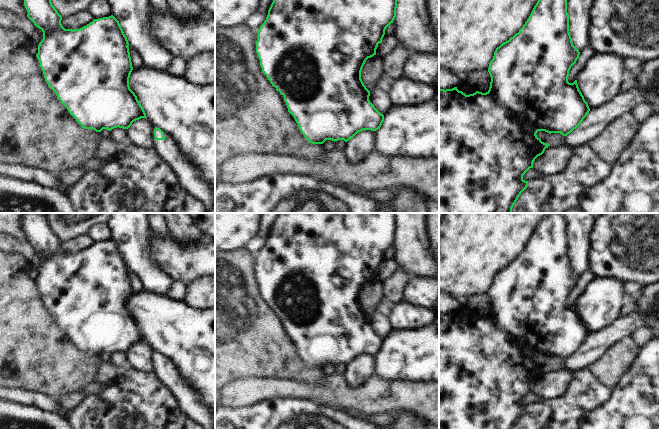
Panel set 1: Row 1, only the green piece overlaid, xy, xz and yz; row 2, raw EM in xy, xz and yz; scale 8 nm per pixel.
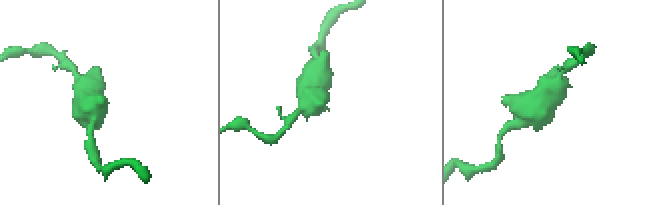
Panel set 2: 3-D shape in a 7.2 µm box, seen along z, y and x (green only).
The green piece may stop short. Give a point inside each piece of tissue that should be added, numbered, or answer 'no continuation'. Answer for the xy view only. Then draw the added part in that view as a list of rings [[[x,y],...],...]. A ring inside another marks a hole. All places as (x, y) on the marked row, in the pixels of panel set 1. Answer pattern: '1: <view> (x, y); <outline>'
1: xy (190, 175); [[[171,135],[164,136],[164,140],[156,141],[155,147],[175,169],[183,186],[211,210],[215,206],[215,189],[204,180],[201,169],[183,153],[179,143]]]

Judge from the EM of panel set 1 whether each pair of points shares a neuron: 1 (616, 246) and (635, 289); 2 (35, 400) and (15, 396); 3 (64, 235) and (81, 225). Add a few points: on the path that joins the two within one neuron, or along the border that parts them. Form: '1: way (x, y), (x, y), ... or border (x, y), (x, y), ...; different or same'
1: border (625, 282), (636, 281), (643, 287); different
2: way (30, 398), (20, 396); same
3: way (68, 231), (74, 225), (77, 225); same

